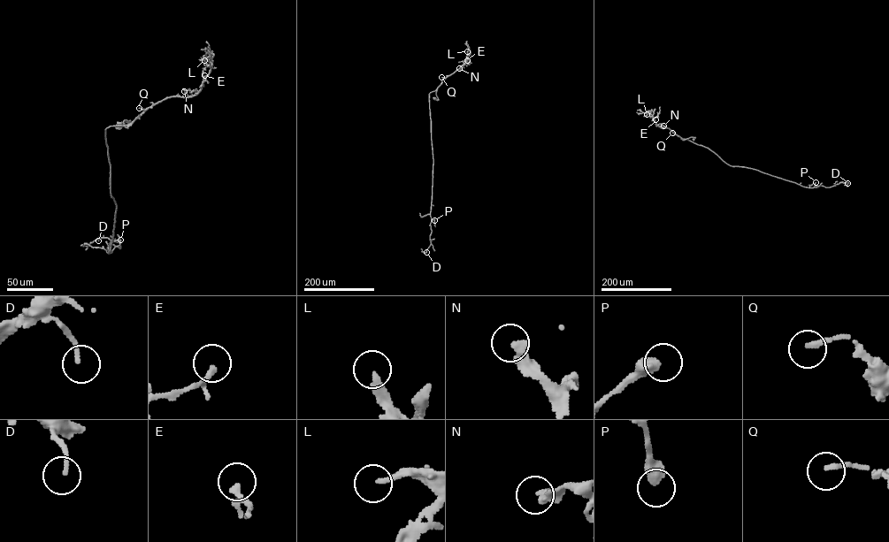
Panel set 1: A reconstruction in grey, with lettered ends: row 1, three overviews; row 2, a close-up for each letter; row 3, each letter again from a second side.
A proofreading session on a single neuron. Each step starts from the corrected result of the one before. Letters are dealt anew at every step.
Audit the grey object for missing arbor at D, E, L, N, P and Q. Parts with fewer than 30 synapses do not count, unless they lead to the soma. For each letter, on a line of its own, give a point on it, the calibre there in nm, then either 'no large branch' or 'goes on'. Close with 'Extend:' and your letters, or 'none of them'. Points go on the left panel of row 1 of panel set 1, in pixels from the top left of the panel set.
D: at (98, 240); 150 nm thick; no large branch
E: at (204, 75); 170 nm thick; no large branch
L: at (204, 60); 240 nm thick; goes on
N: at (184, 91); 300 nm thick; no large branch
P: at (120, 240); 480 nm thick; no large branch
Q: at (139, 108); 180 nm thick; goes on
Extend: L, Q

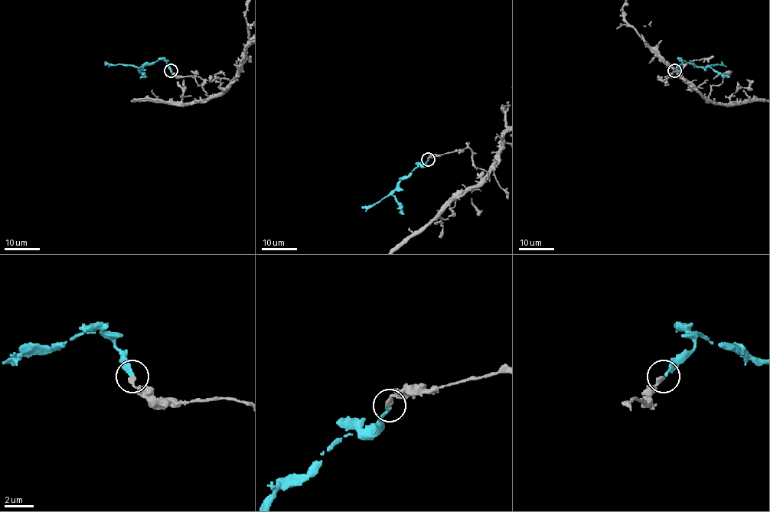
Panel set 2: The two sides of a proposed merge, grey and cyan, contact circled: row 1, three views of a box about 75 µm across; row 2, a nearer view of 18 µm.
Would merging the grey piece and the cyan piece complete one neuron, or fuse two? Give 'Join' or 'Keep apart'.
Join

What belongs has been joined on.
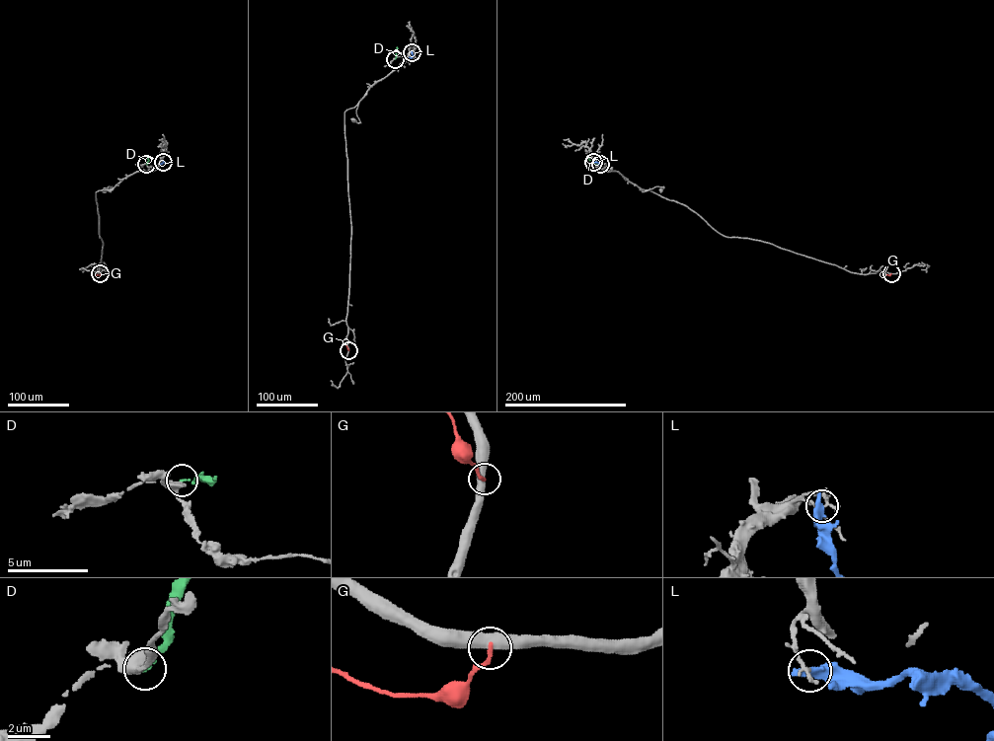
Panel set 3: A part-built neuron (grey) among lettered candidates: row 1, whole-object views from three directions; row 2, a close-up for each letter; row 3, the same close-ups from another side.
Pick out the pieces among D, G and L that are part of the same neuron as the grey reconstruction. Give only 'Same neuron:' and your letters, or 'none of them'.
Same neuron: none of them

